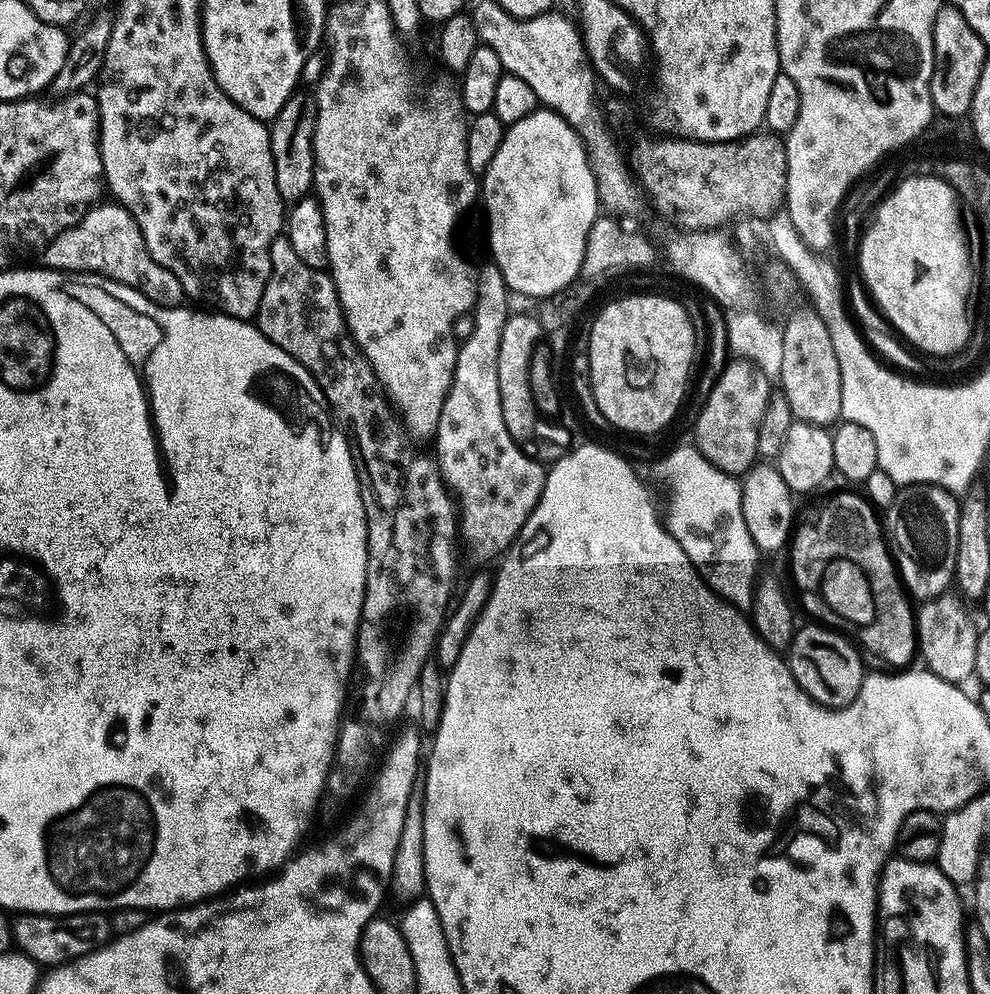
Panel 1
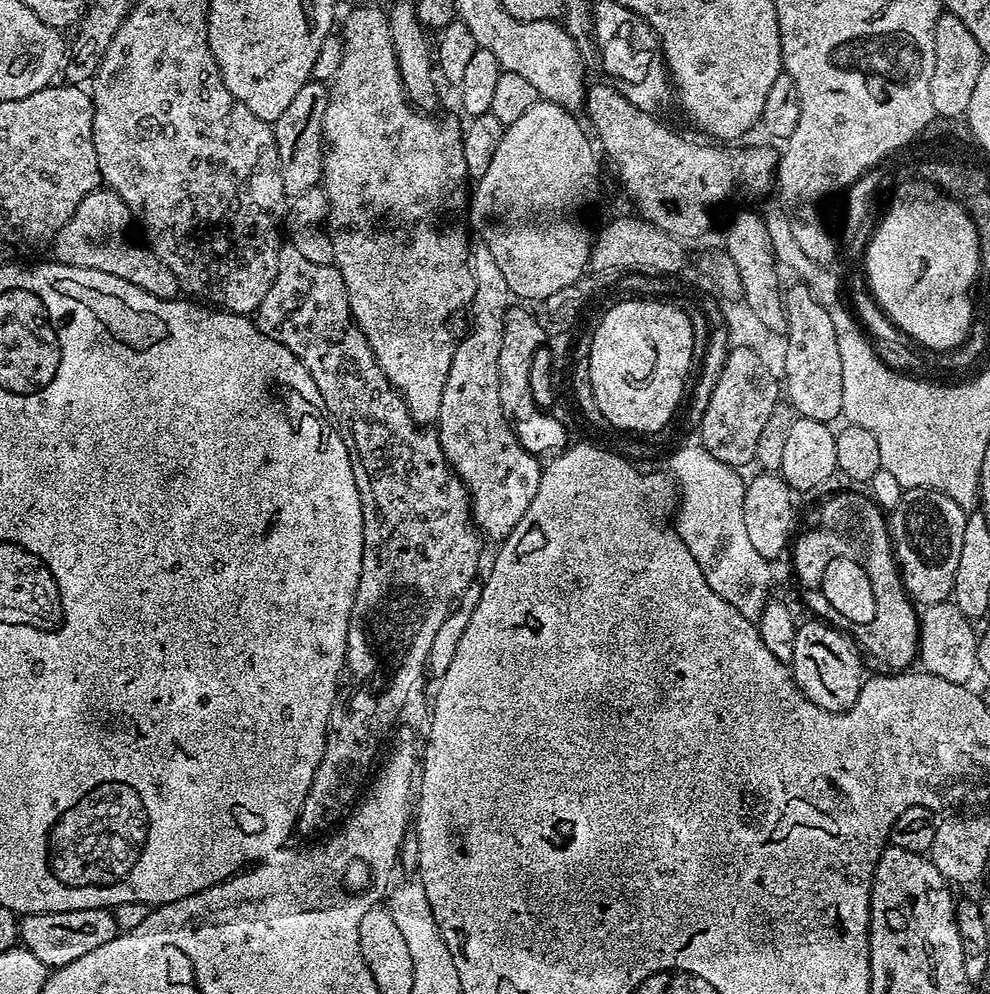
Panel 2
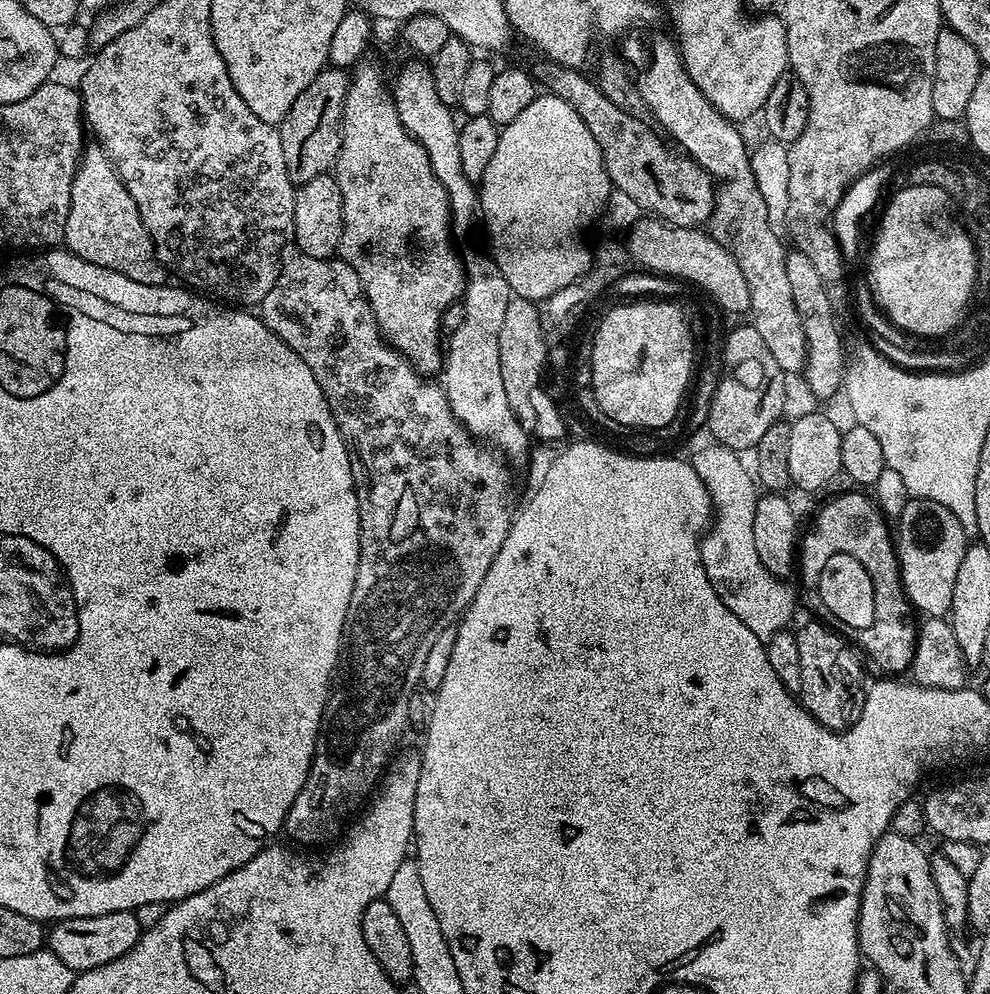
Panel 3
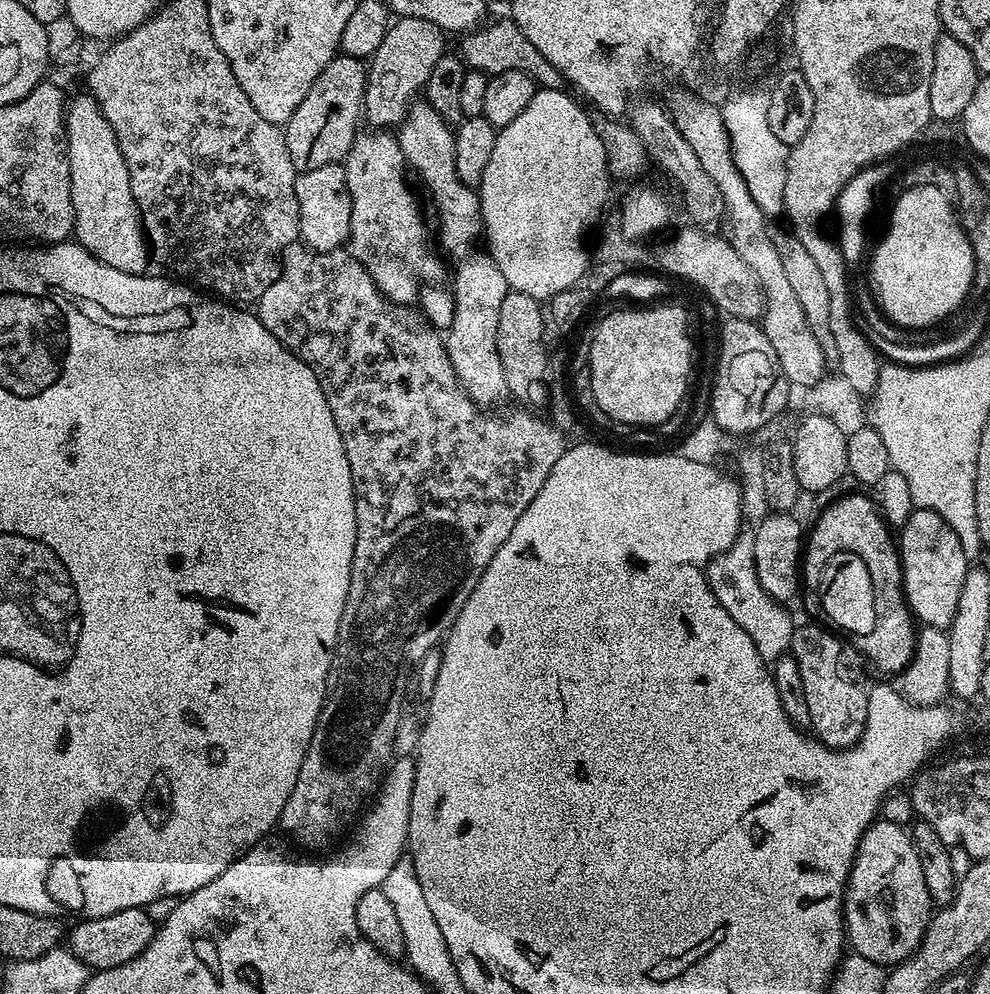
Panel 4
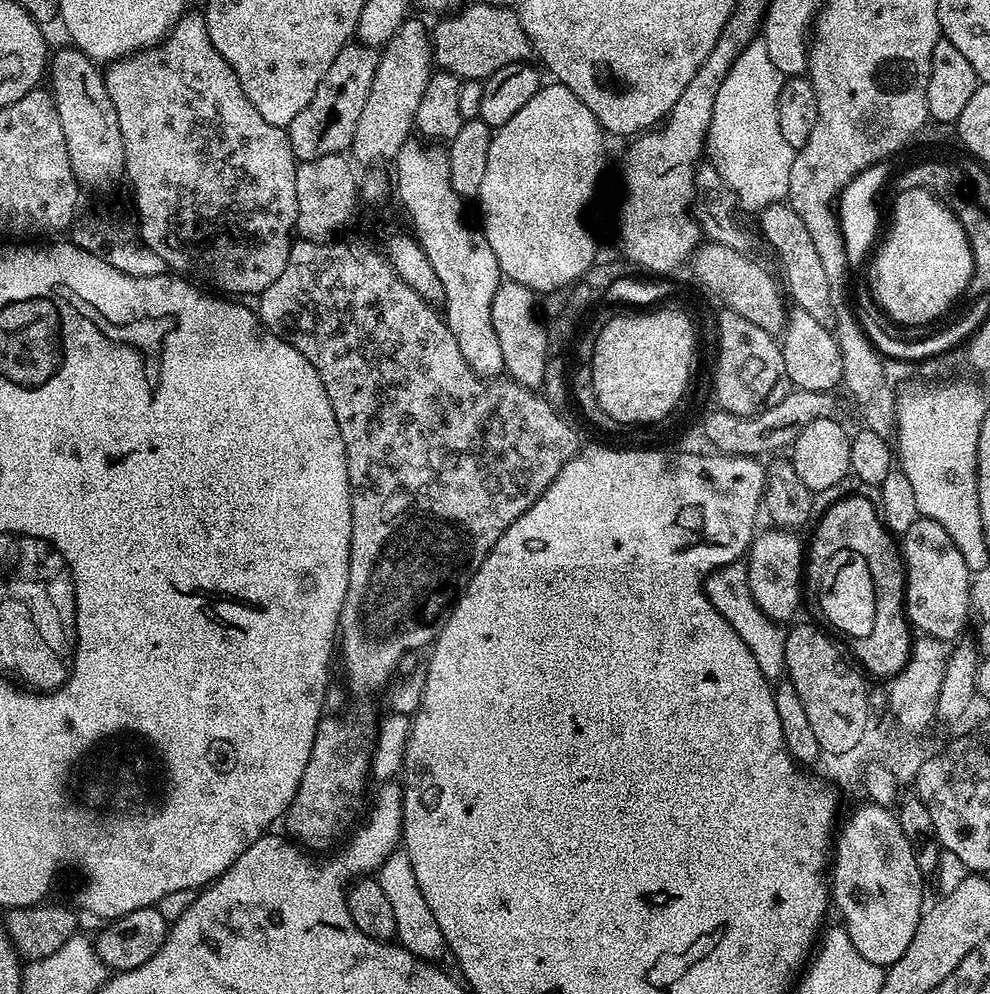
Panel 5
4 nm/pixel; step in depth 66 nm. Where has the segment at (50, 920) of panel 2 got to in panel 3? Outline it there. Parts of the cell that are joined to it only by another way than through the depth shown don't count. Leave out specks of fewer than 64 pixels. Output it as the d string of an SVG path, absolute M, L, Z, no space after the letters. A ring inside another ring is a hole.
M135 911L111 912L101 916L87 916L86 918L70 918L69 920L57 920L47 929L46 948L47 951L53 952L64 965L74 974L94 970L98 966L106 966L106 962L114 962L122 958L140 940L142 929Z

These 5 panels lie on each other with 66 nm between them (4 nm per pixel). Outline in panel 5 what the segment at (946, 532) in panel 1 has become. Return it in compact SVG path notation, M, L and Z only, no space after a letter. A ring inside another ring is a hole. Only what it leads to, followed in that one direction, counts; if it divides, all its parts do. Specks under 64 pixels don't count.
M921 516L902 534L902 555L908 574L904 602L911 627L917 633L945 642L959 641L970 617L971 578L958 546L954 546L950 534L938 522Z

